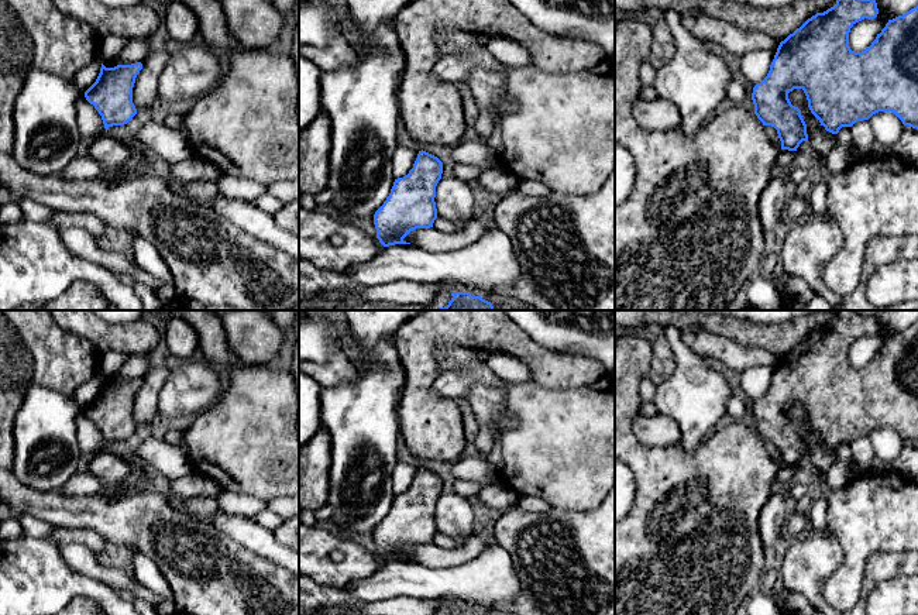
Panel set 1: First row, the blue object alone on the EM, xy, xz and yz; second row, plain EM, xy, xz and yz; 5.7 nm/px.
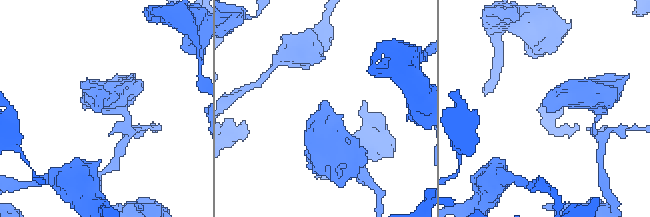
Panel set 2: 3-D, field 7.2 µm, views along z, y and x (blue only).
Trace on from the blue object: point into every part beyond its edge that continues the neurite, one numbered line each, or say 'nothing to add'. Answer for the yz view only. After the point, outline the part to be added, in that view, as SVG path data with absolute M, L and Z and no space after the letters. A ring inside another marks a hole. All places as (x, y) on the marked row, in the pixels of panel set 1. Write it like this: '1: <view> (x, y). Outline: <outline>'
1: yz (688, 237). Outline: M636 16L615 20L615 142L625 147L636 164L636 182L628 200L615 206L615 310L726 310L739 289L760 269L764 254L764 231L759 217L759 200L774 176L773 171L780 148L767 137L763 123L754 111L732 104L704 123L694 137L687 137L681 127L649 131L635 118L633 107L642 87L640 66L649 61L651 30Z

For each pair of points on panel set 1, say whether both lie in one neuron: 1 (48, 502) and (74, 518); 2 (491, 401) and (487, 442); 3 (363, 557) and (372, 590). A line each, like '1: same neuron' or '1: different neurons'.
1: same neuron
2: same neuron
3: different neurons

